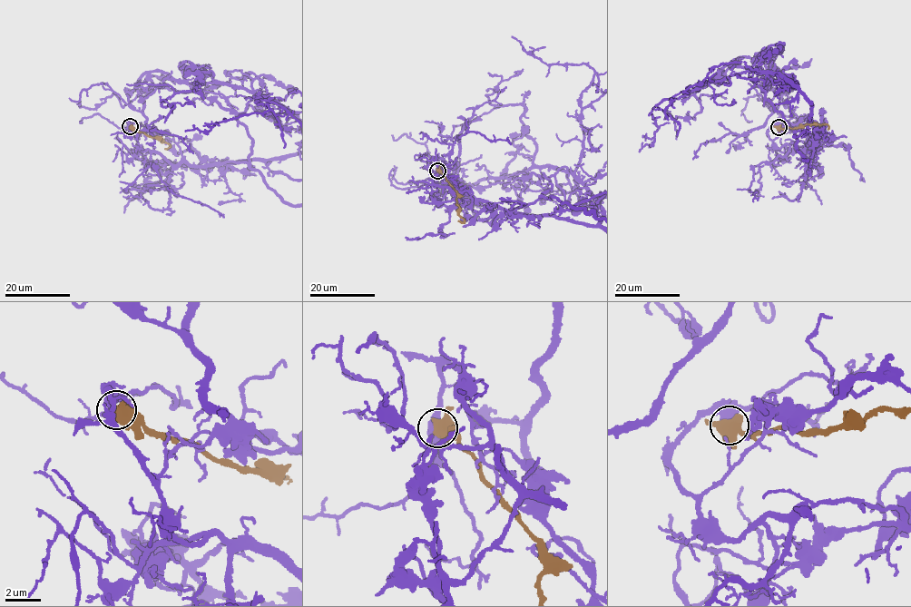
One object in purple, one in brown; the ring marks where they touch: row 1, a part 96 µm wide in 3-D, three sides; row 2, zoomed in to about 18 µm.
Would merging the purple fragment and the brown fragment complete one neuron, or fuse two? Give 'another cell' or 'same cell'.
another cell

